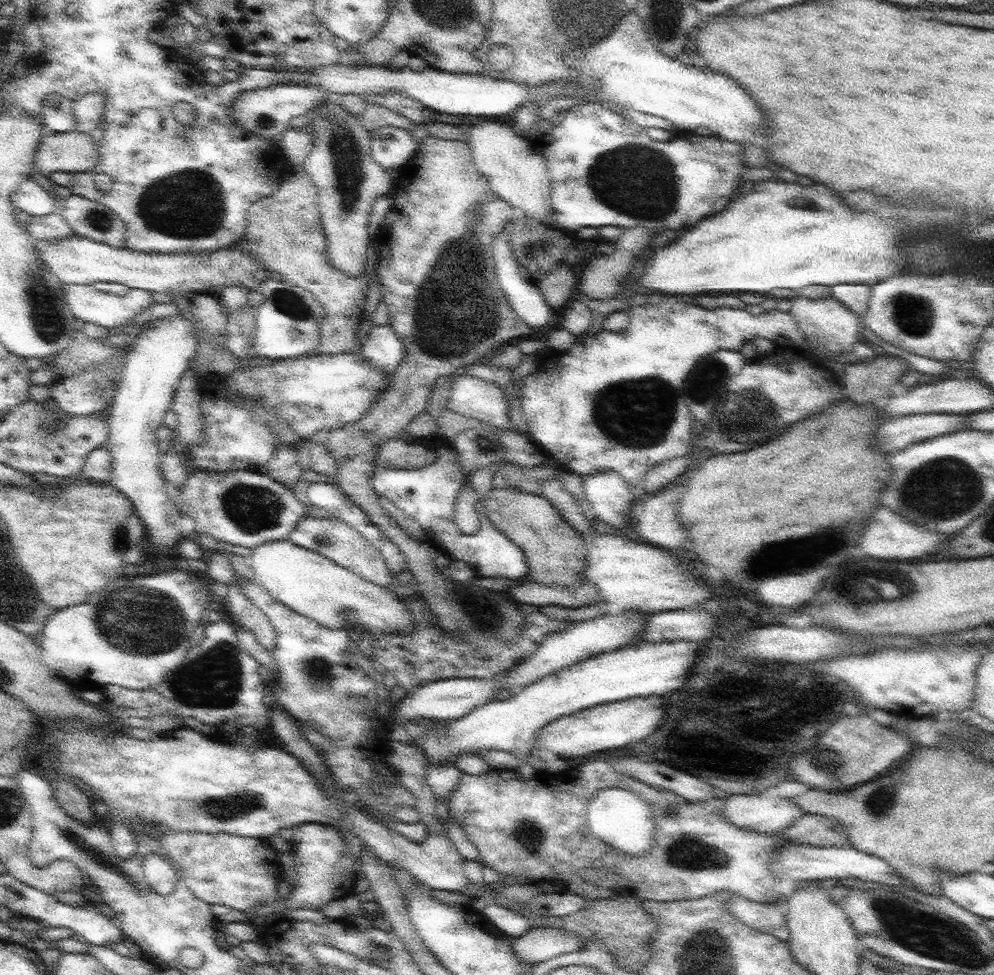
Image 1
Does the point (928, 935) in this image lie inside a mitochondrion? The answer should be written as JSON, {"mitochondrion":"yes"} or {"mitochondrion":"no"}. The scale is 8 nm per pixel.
{"mitochondrion":"yes"}

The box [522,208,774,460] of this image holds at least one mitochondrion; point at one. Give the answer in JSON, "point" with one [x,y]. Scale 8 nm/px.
{"point":[610,410]}

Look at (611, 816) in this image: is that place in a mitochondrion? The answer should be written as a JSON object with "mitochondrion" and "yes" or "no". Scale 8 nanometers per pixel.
{"mitochondrion":"no"}

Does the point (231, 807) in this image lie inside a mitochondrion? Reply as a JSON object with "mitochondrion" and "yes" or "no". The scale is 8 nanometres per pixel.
{"mitochondrion":"yes"}

